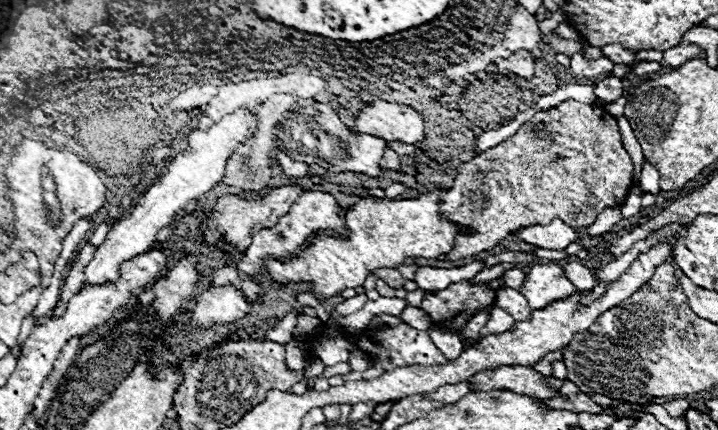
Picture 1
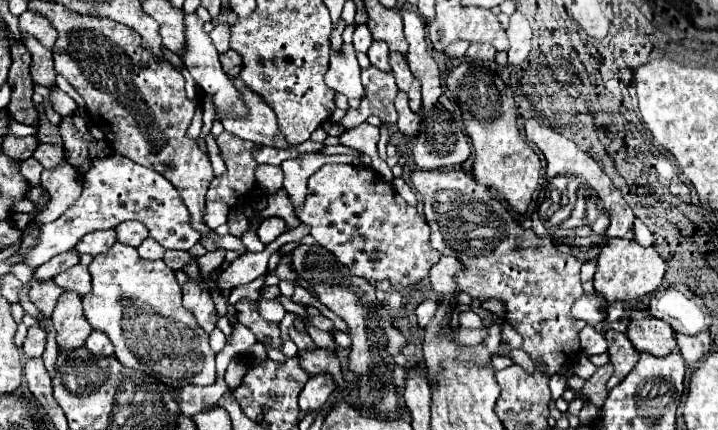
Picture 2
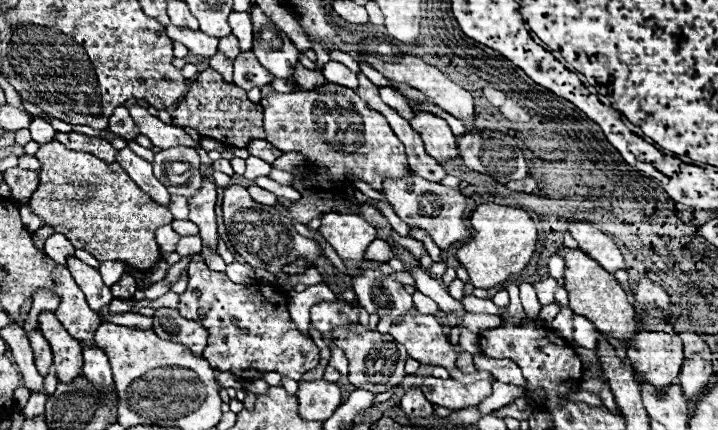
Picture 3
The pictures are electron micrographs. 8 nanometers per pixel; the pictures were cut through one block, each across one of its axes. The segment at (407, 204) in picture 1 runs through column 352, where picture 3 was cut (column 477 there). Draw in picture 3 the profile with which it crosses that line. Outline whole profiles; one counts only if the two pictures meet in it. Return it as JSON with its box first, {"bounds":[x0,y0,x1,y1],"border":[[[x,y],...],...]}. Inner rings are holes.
{"bounds":[456,202,538,288],"border":[[[484,202],[476,206],[470,214],[470,226],[474,230],[472,238],[456,252],[458,260],[470,274],[470,282],[476,288],[494,288],[506,282],[508,276],[522,272],[524,266],[530,262],[532,252],[536,248],[538,232],[534,220],[522,208],[500,206],[494,202]]]}

